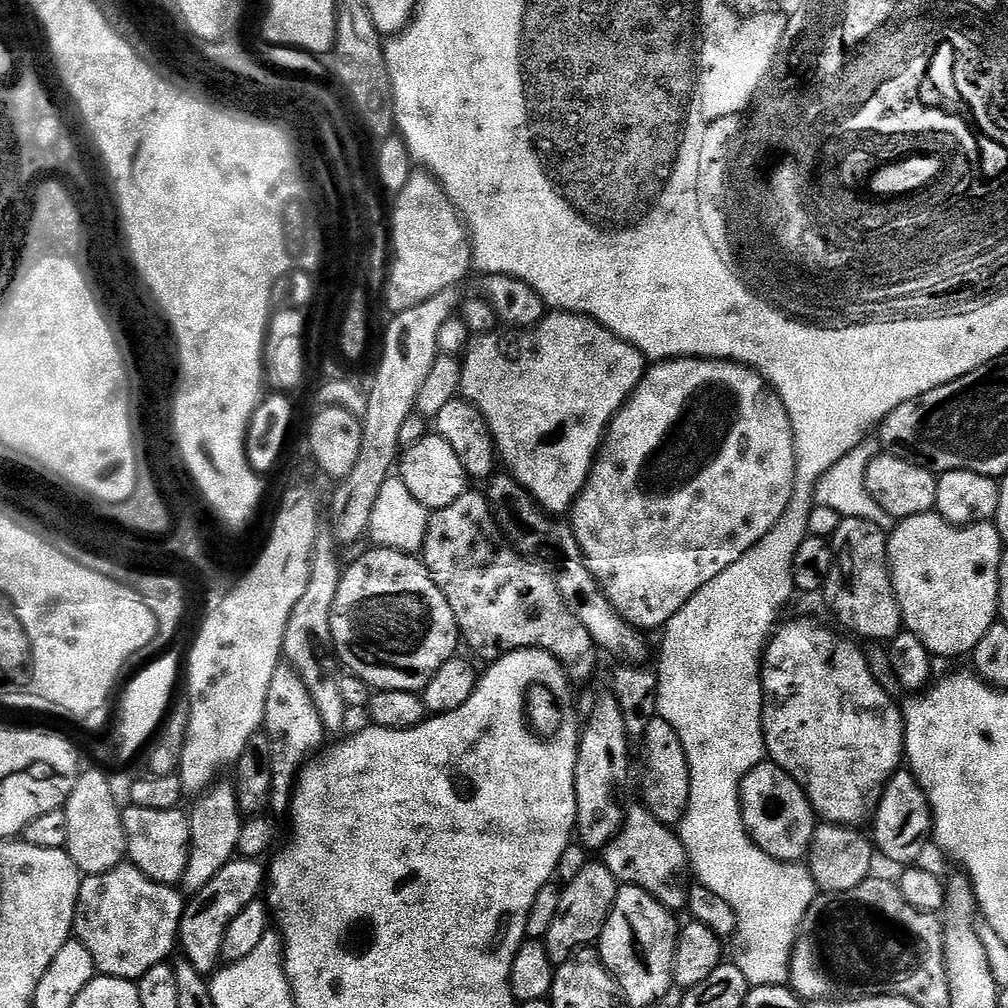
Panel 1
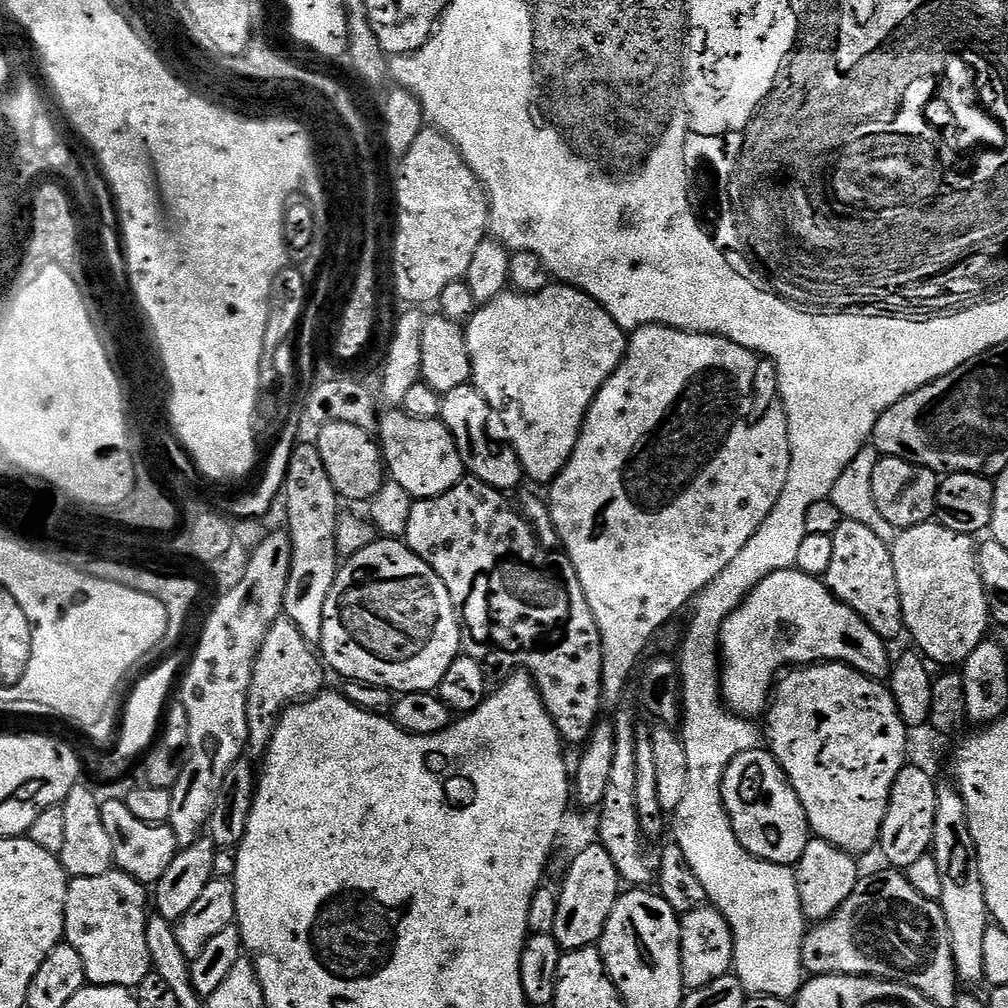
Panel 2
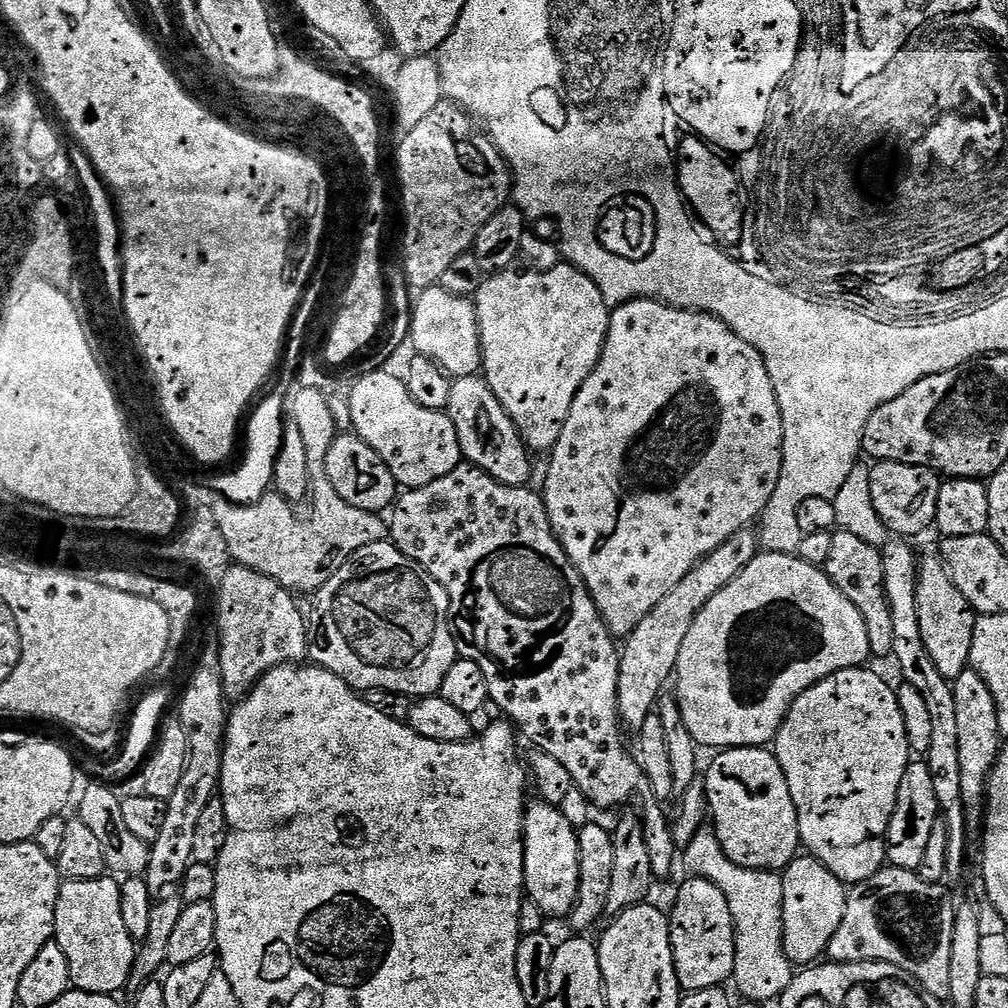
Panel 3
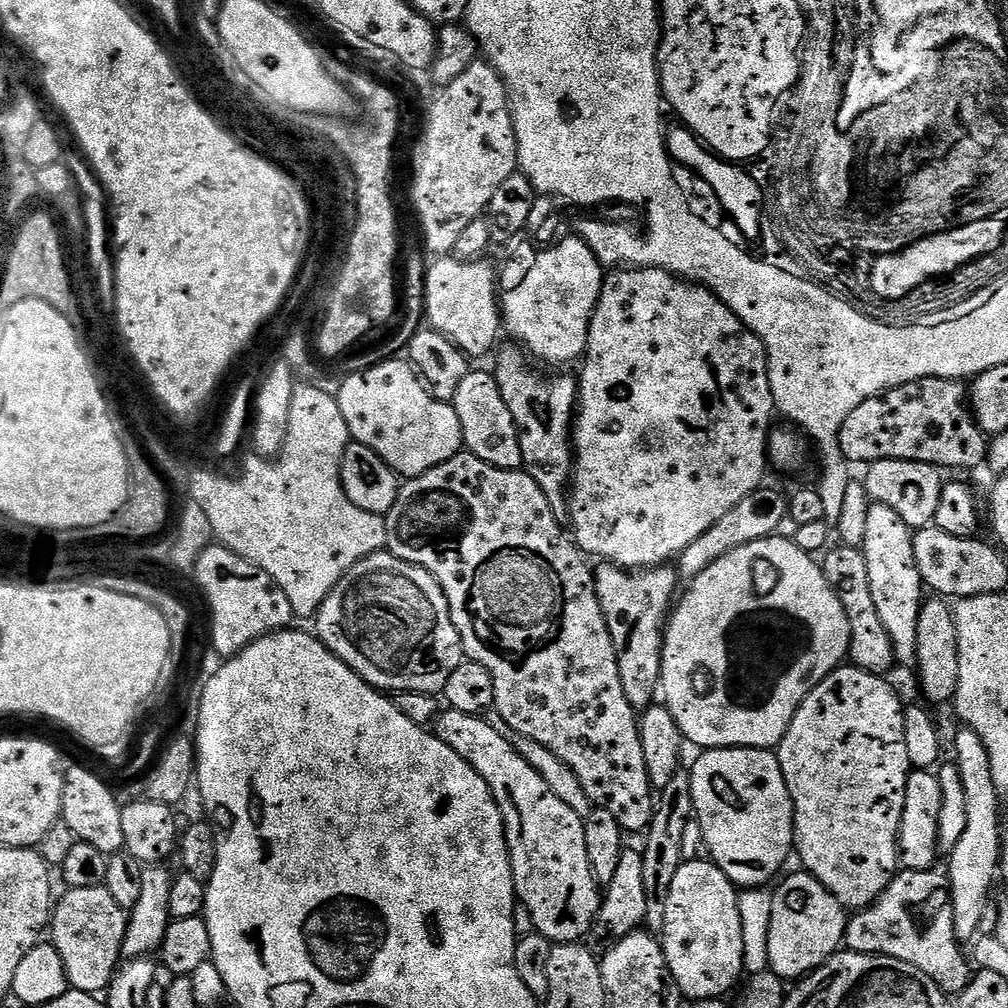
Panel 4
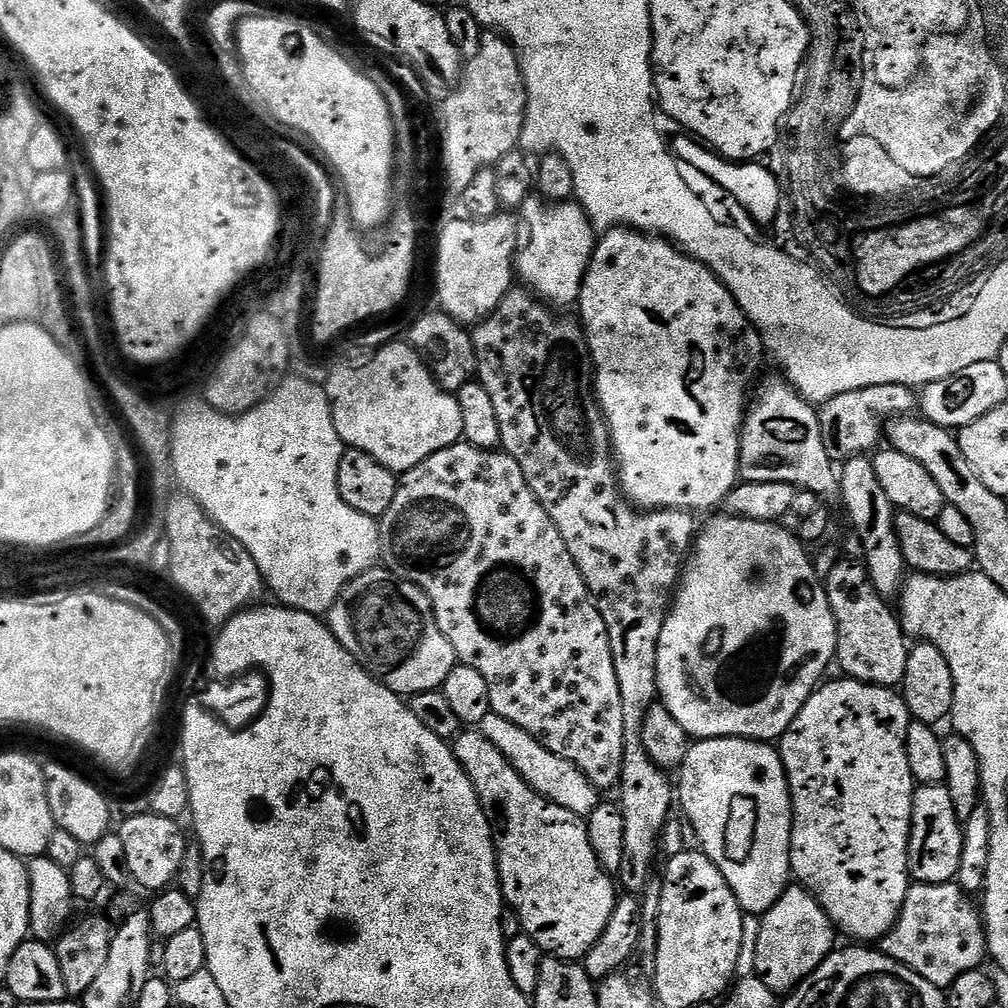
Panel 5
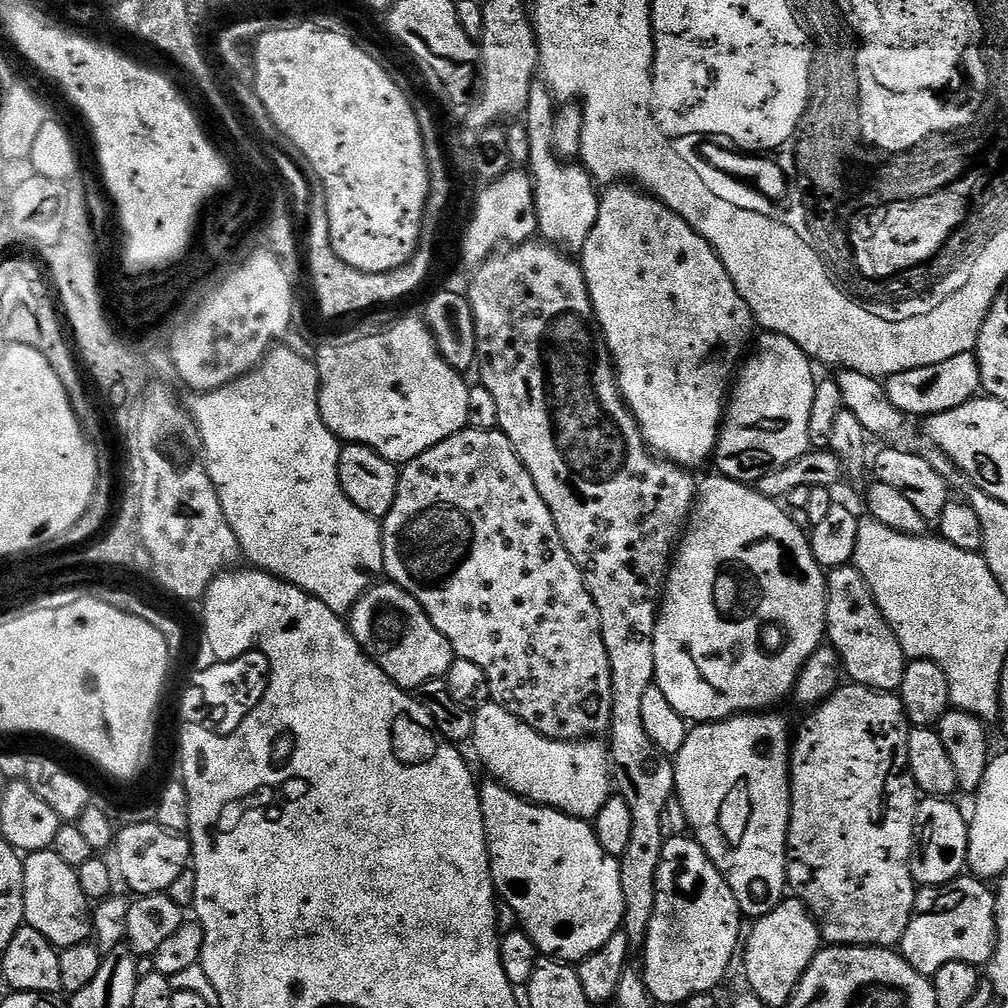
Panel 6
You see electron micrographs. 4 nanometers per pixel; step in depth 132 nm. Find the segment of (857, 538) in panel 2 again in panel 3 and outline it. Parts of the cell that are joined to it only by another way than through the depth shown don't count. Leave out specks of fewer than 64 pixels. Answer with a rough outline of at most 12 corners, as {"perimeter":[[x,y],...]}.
{"perimeter":[[832,532],[822,567],[854,602],[872,656],[891,657],[881,549]]}

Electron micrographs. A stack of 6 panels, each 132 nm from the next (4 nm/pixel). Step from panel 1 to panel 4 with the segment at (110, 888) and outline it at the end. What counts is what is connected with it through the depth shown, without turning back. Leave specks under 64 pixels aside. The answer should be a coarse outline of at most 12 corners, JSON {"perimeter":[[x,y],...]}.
{"perimeter":[[102,884],[68,888],[50,942],[75,991],[103,993],[128,912]]}

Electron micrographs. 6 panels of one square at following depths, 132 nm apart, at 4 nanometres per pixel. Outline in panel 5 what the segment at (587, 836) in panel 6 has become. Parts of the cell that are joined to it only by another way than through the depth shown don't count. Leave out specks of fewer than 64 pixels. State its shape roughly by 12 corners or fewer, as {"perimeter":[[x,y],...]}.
{"perimeter":[[484,732],[454,751],[492,822],[500,885],[545,953],[602,938],[617,881],[587,823]]}

